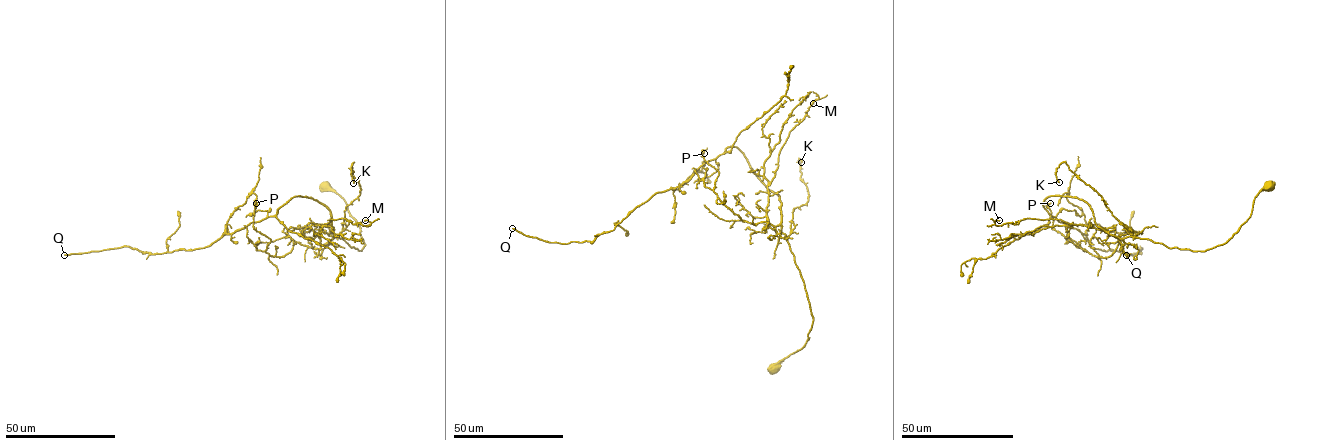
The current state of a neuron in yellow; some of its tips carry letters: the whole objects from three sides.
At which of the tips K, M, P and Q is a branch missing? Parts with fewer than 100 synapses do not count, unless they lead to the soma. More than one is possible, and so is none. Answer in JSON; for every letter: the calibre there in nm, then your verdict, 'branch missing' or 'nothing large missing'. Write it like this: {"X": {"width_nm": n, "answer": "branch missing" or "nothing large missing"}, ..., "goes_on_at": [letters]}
{"K": {"width_nm": 160, "answer": "nothing large missing"}, "M": {"width_nm": 130, "answer": "nothing large missing"}, "P": {"width_nm": 120, "answer": "nothing large missing"}, "Q": {"width_nm": 220, "answer": "branch missing"}, "goes_on_at": ["Q"]}

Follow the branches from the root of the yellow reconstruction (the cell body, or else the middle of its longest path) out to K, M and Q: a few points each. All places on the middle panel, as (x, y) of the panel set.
K: (773, 368), (804, 345), (813, 321), (804, 281), (787, 240), (793, 209), (808, 201), (798, 159), (801, 162)
M: (773, 368), (804, 345), (813, 317), (787, 237), (768, 223), (767, 185), (789, 132), (819, 99), (813, 103)
Q: (773, 368), (804, 345), (813, 317), (781, 232), (780, 197), (736, 147), (592, 241), (548, 242), (512, 228)

